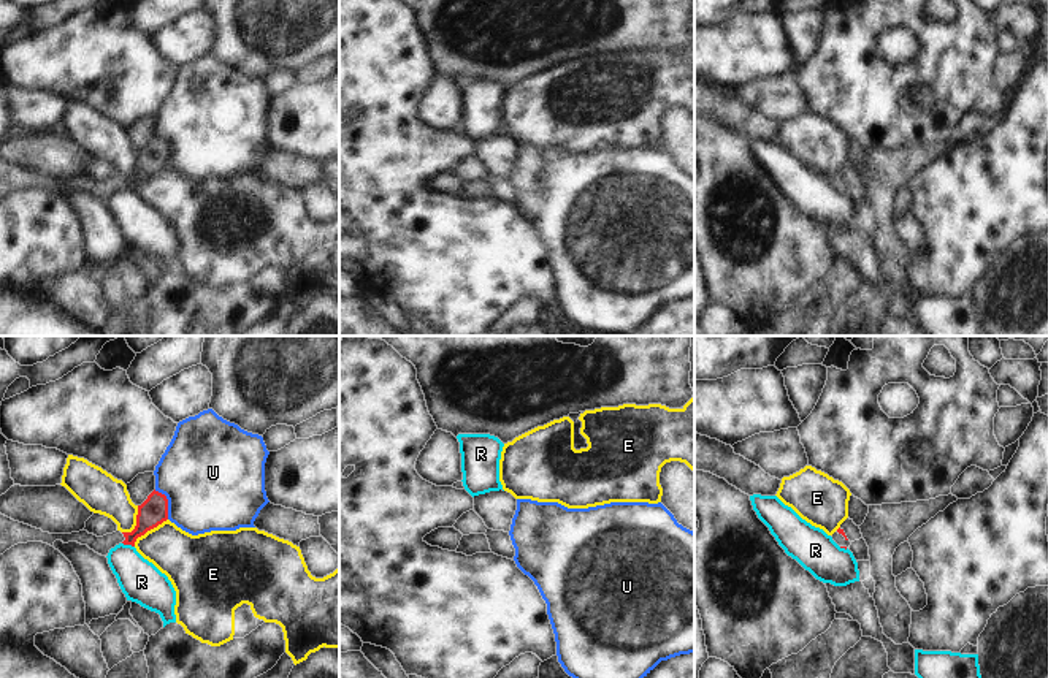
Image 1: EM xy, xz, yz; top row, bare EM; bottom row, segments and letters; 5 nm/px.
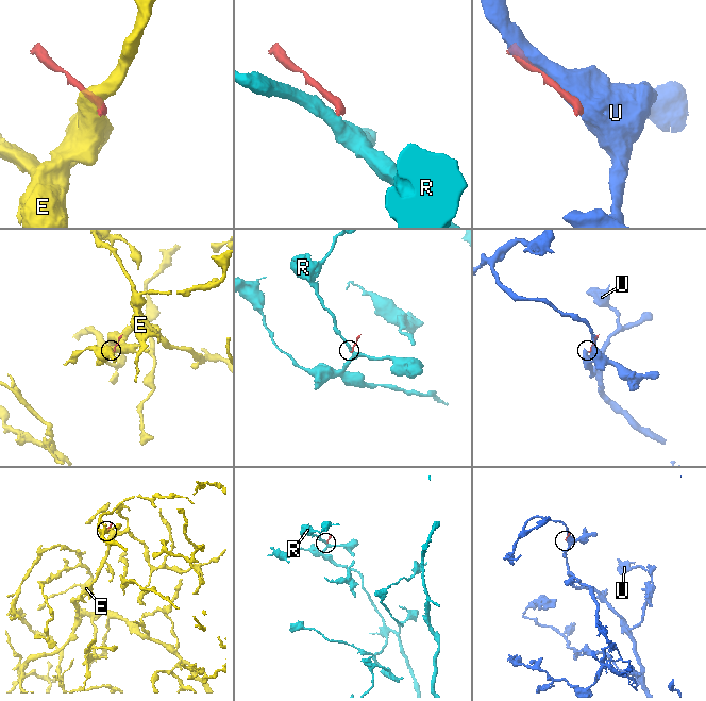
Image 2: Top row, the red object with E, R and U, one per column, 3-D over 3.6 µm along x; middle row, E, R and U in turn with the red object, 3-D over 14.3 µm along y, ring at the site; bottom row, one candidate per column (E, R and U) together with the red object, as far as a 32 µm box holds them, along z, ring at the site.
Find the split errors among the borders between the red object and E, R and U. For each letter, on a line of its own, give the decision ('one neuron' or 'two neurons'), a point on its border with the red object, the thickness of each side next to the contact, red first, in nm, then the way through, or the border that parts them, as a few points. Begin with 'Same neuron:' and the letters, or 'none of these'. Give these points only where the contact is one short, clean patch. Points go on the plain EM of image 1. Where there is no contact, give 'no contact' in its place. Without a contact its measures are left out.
Same neuron: none of these
E: two neurons; meets red in xy at (148, 175); 140 nm thick on the red side, 260 nm on the other
R: two neurons; meets red in xy at (129, 189); 140 nm thick on the red side, 220 nm on the other; border along xy (122, 187), (133, 192)
U: two neurons; meets red in xy at (167, 148); 140 nm thick on the red side, 480 nm on the other

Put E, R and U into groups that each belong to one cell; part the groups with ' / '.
E / R / U

